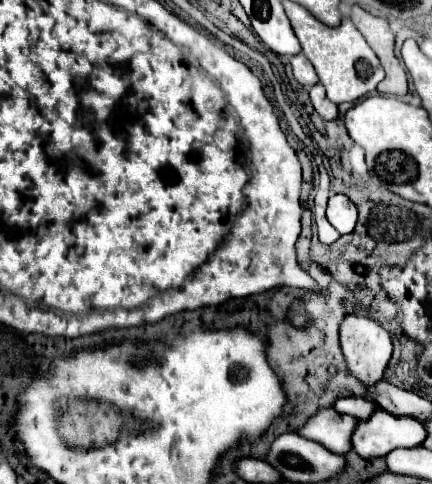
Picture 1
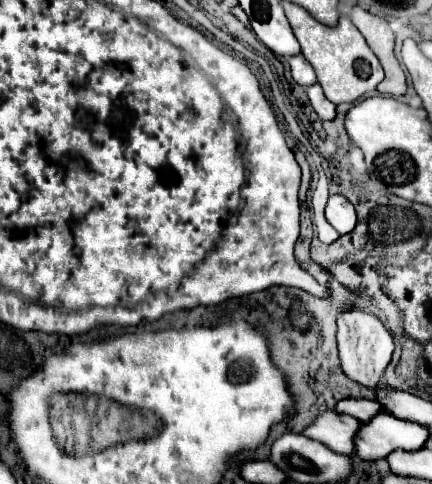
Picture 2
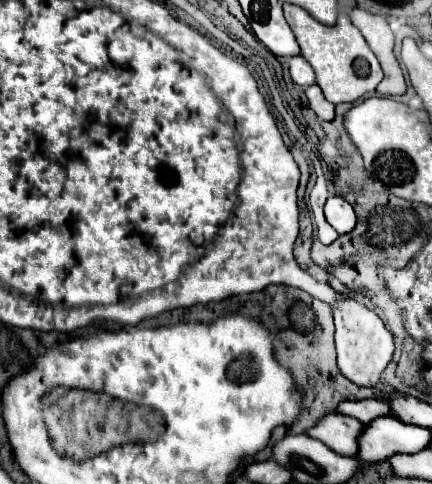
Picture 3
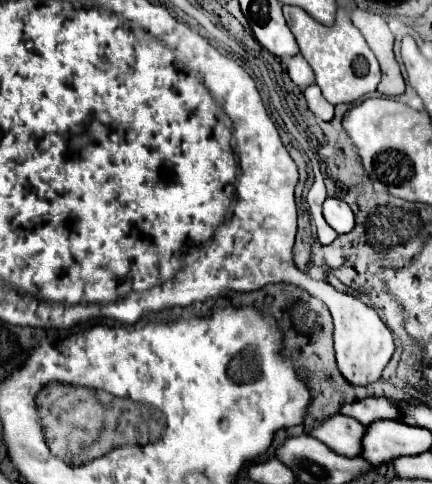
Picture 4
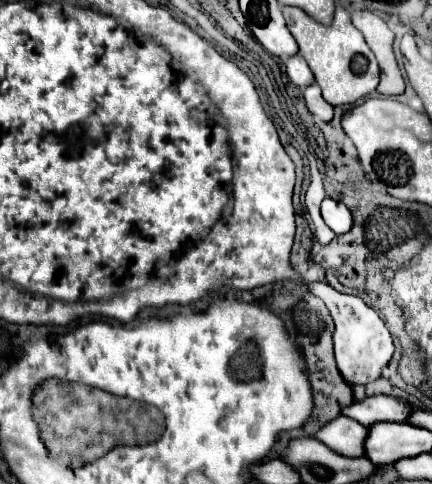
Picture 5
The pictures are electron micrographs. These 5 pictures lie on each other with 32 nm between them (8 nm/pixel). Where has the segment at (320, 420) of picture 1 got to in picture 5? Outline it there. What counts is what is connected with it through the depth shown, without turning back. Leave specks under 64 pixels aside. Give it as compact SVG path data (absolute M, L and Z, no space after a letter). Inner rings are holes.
M338 416L336 420L328 422L322 430L318 430L316 438L324 442L330 450L344 454L348 458L364 456L364 438L368 436L368 428L358 424L352 418Z

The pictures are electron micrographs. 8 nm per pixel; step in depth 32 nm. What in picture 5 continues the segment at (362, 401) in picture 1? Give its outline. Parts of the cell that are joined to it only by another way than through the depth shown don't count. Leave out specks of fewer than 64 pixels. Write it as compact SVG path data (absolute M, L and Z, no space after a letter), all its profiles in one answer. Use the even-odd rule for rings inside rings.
M372 396L364 402L342 408L342 414L370 428L376 422L406 422L412 408L406 400L394 396Z

